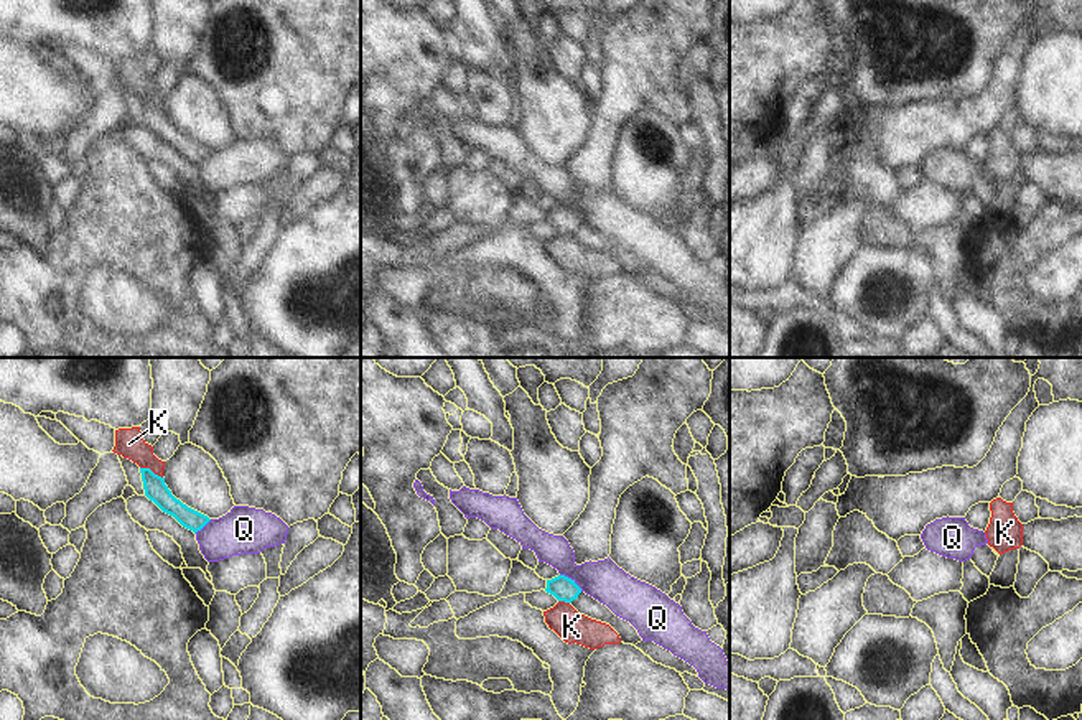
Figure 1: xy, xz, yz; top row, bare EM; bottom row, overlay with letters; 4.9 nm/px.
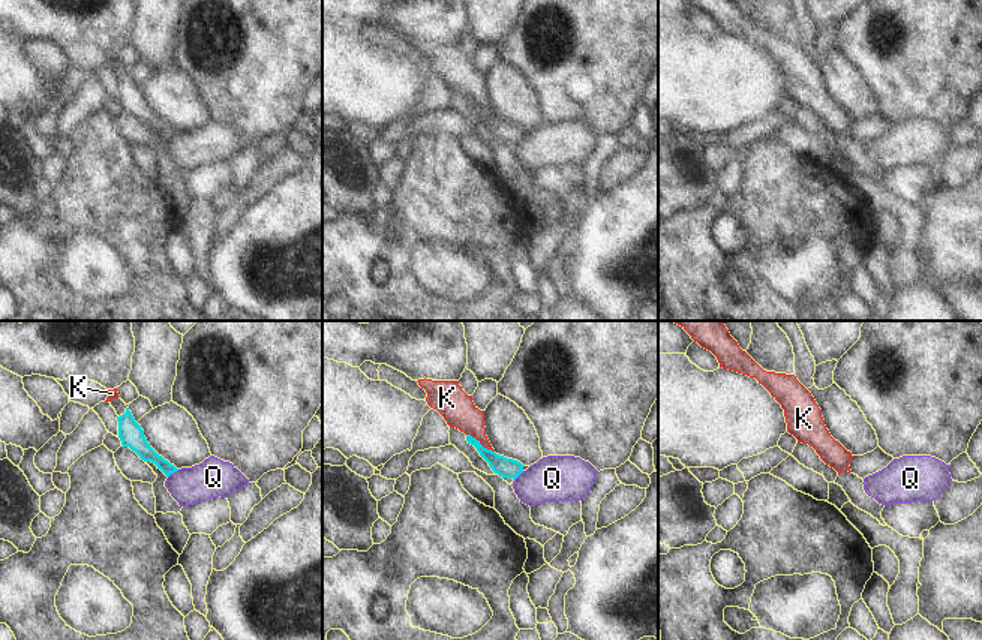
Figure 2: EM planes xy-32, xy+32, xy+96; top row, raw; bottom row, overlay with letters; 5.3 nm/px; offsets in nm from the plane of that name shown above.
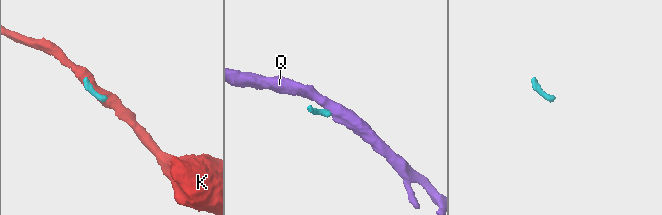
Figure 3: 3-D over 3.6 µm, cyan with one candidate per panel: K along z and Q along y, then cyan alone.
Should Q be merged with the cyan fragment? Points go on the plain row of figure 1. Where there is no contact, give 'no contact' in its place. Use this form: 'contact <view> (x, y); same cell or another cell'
contact xz (572, 211); another cell

